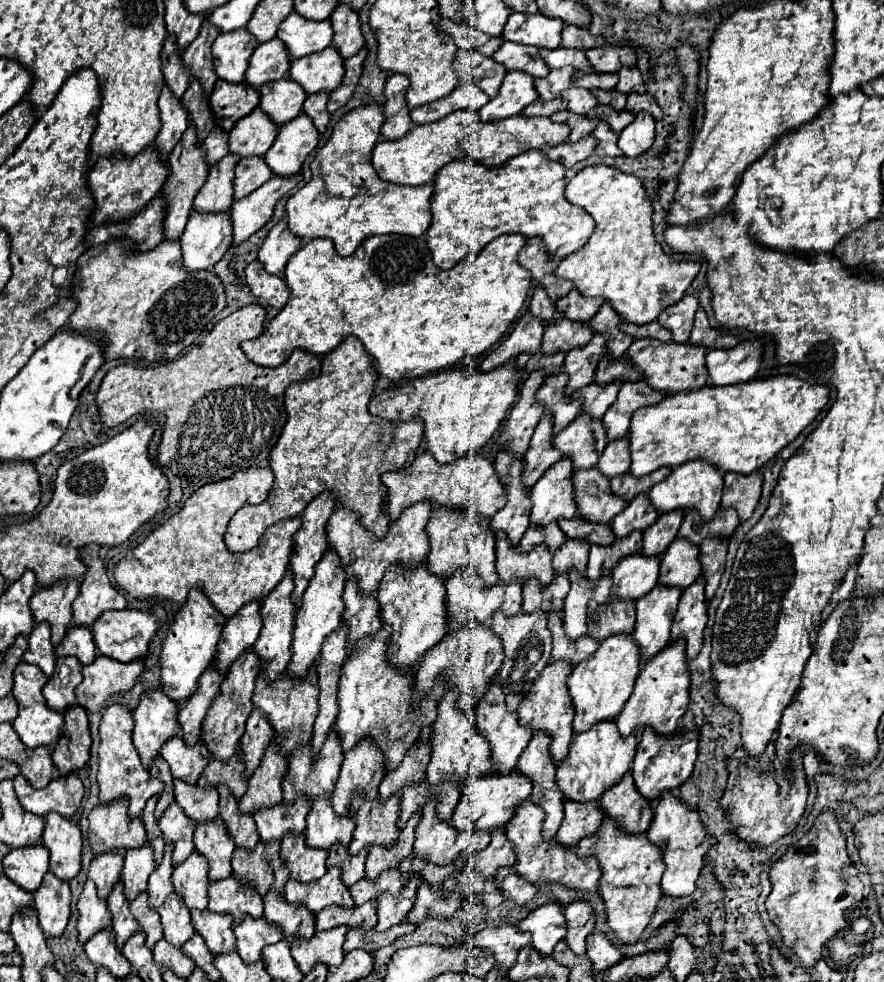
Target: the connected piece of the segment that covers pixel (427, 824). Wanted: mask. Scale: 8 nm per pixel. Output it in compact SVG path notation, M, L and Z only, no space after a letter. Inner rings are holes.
M435 801L421 811L421 821L415 829L415 857L435 865L447 865L469 849L469 835L455 831L449 823L435 817Z

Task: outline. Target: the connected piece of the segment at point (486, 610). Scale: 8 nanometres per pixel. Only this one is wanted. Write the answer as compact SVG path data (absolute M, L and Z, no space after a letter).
M467 567L451 575L451 579L447 579L445 583L445 589L447 589L447 599L445 599L447 627L451 631L459 631L467 621L485 623L491 619L491 615L495 615L495 611L503 611L503 615L515 615L521 611L521 585L519 583L509 583L509 585L497 583L495 587L485 587L479 575L475 575L473 567Z

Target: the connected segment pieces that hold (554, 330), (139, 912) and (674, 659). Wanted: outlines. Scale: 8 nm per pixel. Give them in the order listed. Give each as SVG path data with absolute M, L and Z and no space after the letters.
M559 319L555 323L549 323L543 333L543 355L555 355L559 351L569 353L571 349L585 347L591 341L593 333L587 323L575 323L569 319Z
M141 893L129 907L131 907L131 913L135 915L141 931L147 935L145 945L149 949L153 949L155 943L163 937L163 927L161 927L157 911L151 911L147 905L147 893Z
M677 639L643 665L635 683L635 691L625 703L615 723L623 737L629 737L639 727L651 727L661 737L673 737L677 735L679 719L685 713L687 703L689 703L689 671L685 661L685 641Z

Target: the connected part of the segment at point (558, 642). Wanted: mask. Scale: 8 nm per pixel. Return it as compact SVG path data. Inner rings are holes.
M553 615L549 619L549 631L553 633L553 651L551 651L551 661L571 661L575 667L579 661L585 661L587 657L591 657L599 643L585 635L577 641L569 641L565 637L565 629L563 629L563 619L559 619L557 615Z

